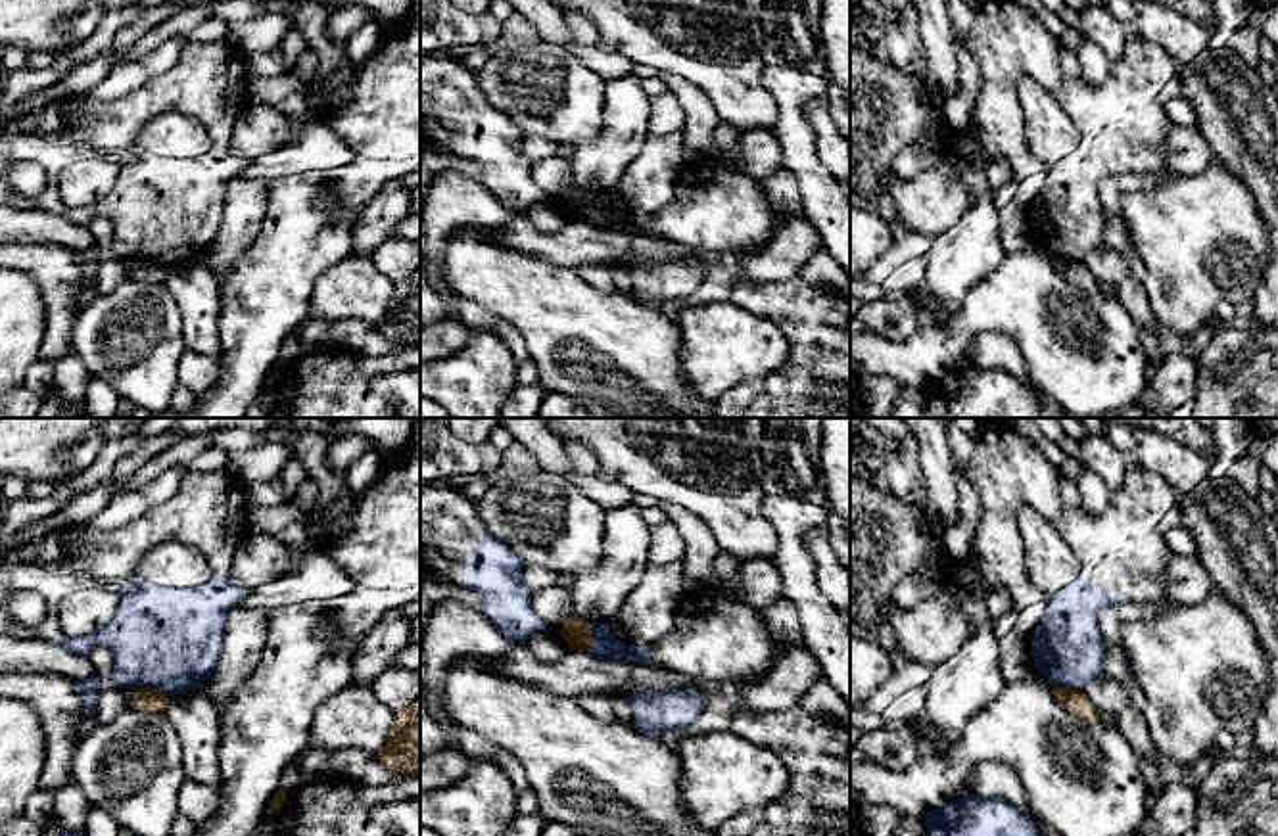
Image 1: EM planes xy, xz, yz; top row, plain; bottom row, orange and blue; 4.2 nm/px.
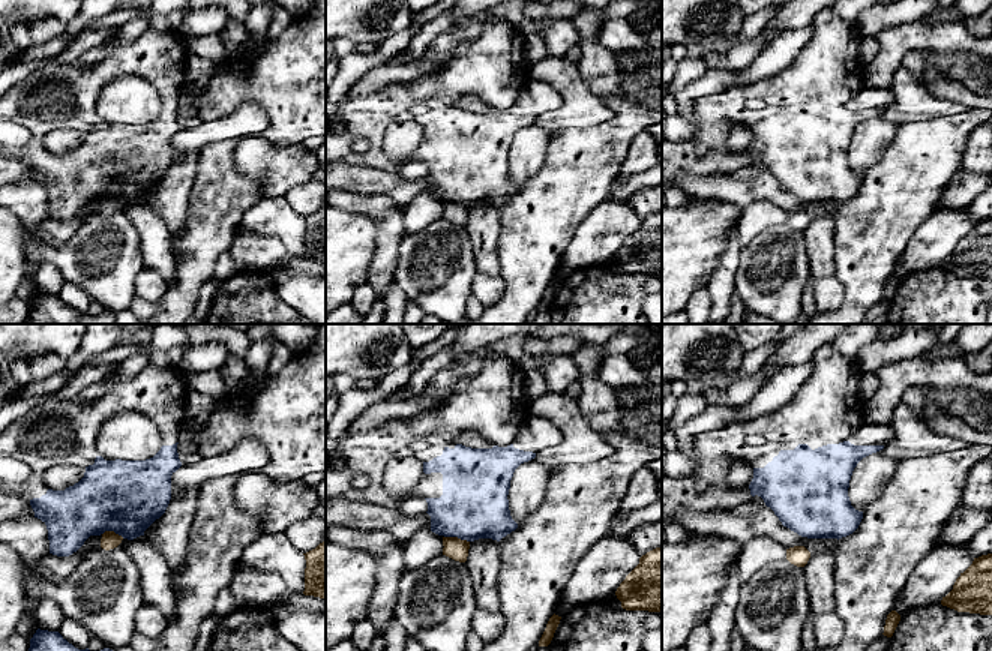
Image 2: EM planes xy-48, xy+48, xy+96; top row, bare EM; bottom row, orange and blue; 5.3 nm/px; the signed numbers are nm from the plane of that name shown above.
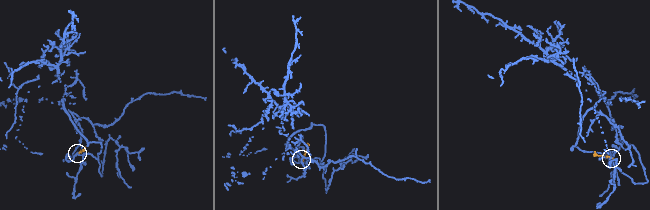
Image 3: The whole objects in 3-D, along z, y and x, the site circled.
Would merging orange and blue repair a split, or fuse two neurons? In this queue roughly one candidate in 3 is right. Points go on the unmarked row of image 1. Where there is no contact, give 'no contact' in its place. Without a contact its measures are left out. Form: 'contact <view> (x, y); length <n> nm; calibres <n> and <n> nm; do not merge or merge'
contact xy (152, 261); length 160 nm; calibres 100 and 440 nm; do not merge

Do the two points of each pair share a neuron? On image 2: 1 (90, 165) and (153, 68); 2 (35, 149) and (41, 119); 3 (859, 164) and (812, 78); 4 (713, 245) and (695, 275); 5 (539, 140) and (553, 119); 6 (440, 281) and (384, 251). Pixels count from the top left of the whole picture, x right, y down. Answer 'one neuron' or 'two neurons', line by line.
1: one neuron
2: one neuron
3: two neurons
4: one neuron
5: two neurons
6: two neurons

